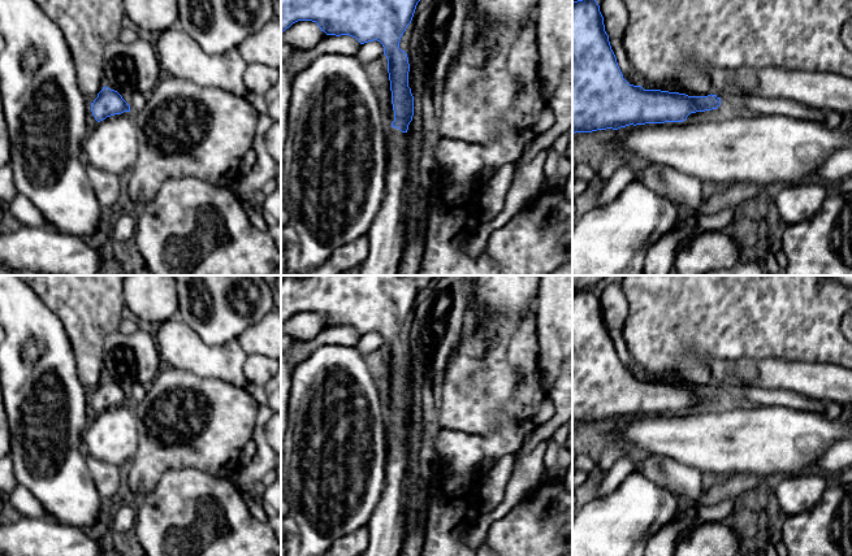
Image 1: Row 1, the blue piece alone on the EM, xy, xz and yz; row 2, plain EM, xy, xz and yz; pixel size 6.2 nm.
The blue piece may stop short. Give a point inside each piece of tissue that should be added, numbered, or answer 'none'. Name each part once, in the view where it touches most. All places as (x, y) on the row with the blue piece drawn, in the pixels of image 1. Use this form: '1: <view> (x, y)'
1: yz (749, 101)

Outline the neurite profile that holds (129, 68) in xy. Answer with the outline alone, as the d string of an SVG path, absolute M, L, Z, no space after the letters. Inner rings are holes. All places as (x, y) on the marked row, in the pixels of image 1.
M137 39L124 43L111 42L104 49L104 83L117 91L130 105L135 92L148 99L164 75L155 49L155 44Z

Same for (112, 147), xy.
M124 112L100 121L82 144L85 162L114 175L131 170L138 157L133 114Z

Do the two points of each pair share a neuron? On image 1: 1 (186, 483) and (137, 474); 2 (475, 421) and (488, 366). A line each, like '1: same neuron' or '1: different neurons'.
1: different neurons
2: same neuron

